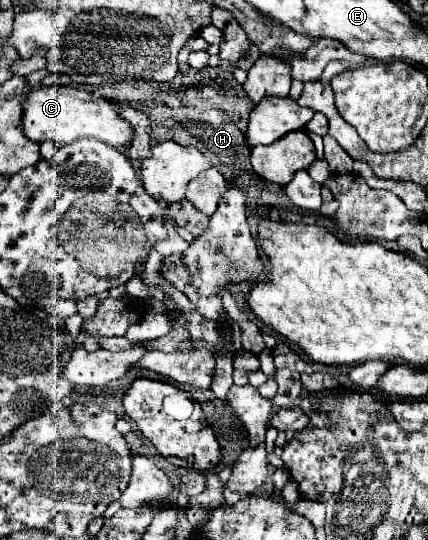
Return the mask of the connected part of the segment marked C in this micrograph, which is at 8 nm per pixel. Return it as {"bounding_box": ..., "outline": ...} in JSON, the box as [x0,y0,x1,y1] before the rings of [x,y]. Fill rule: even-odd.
{"bounding_box":[23,85,135,149],"outline":[[[67,85],[39,87],[29,93],[23,105],[23,131],[27,139],[35,143],[43,143],[51,139],[57,145],[67,145],[73,143],[75,139],[95,137],[117,149],[129,147],[135,137],[135,129],[131,127],[131,123],[125,121],[107,99],[91,91],[81,91],[77,87],[67,87]]]}

